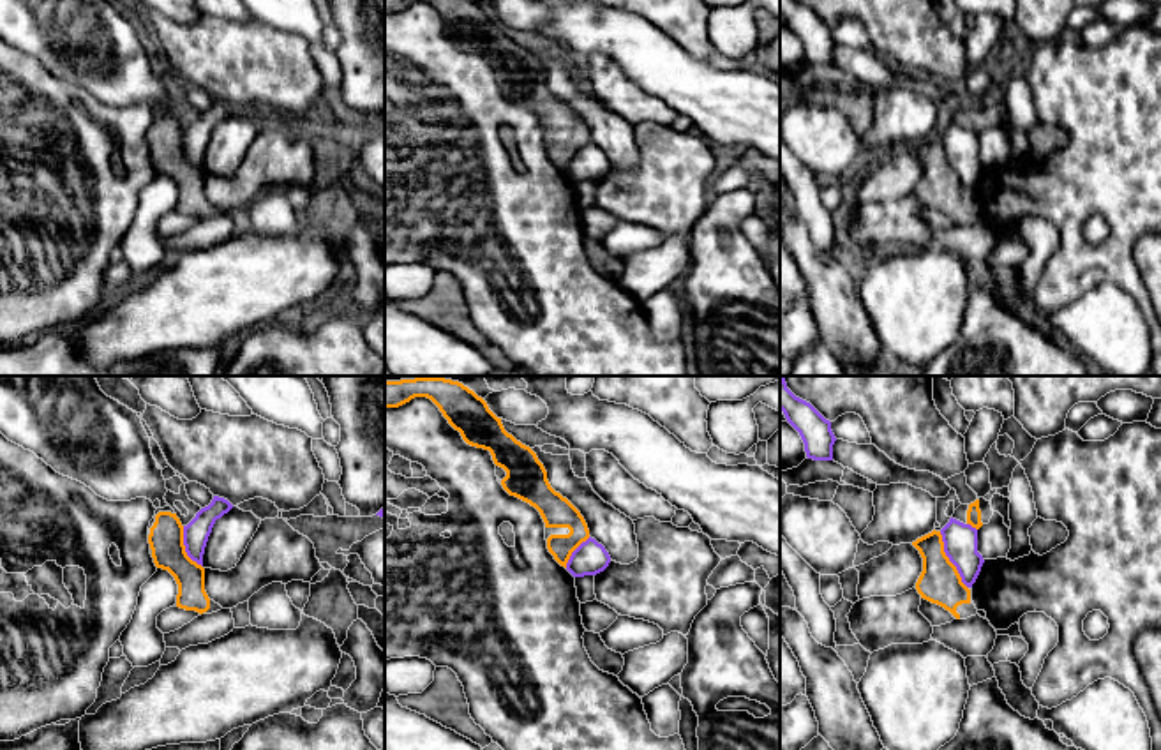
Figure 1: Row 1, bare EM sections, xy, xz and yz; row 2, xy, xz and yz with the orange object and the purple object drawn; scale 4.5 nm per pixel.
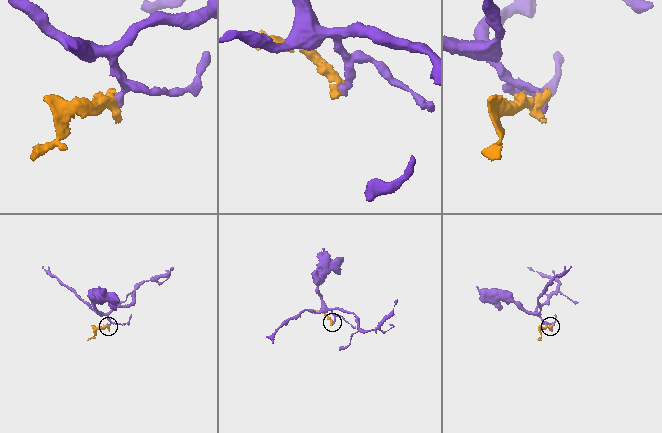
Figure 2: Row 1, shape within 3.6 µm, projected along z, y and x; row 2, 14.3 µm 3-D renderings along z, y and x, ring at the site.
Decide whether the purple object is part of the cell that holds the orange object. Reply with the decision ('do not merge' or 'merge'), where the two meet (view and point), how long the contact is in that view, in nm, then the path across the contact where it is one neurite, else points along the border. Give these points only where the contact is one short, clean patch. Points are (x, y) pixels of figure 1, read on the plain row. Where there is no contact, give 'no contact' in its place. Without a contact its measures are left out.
do not merge; contact yz (948, 164); length 300 nm; border yz (939, 136), (944, 147), (944, 159), (967, 193)

